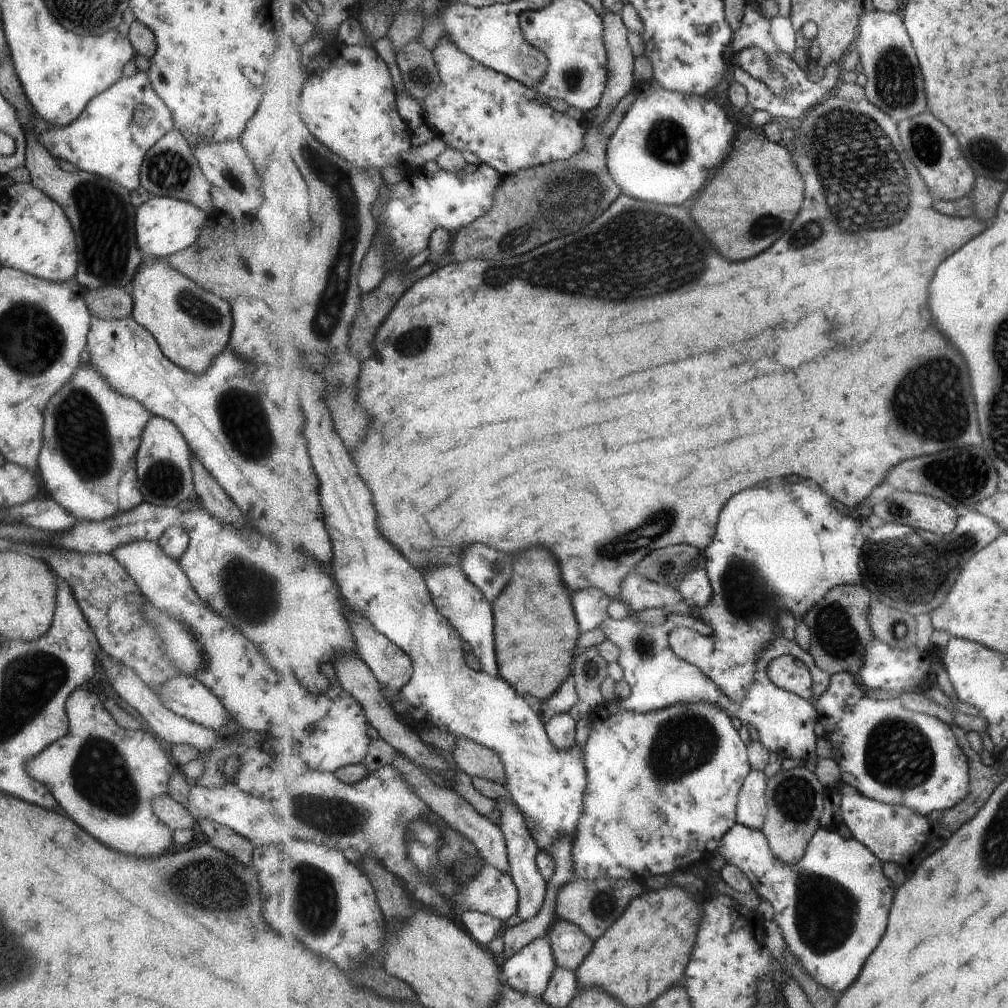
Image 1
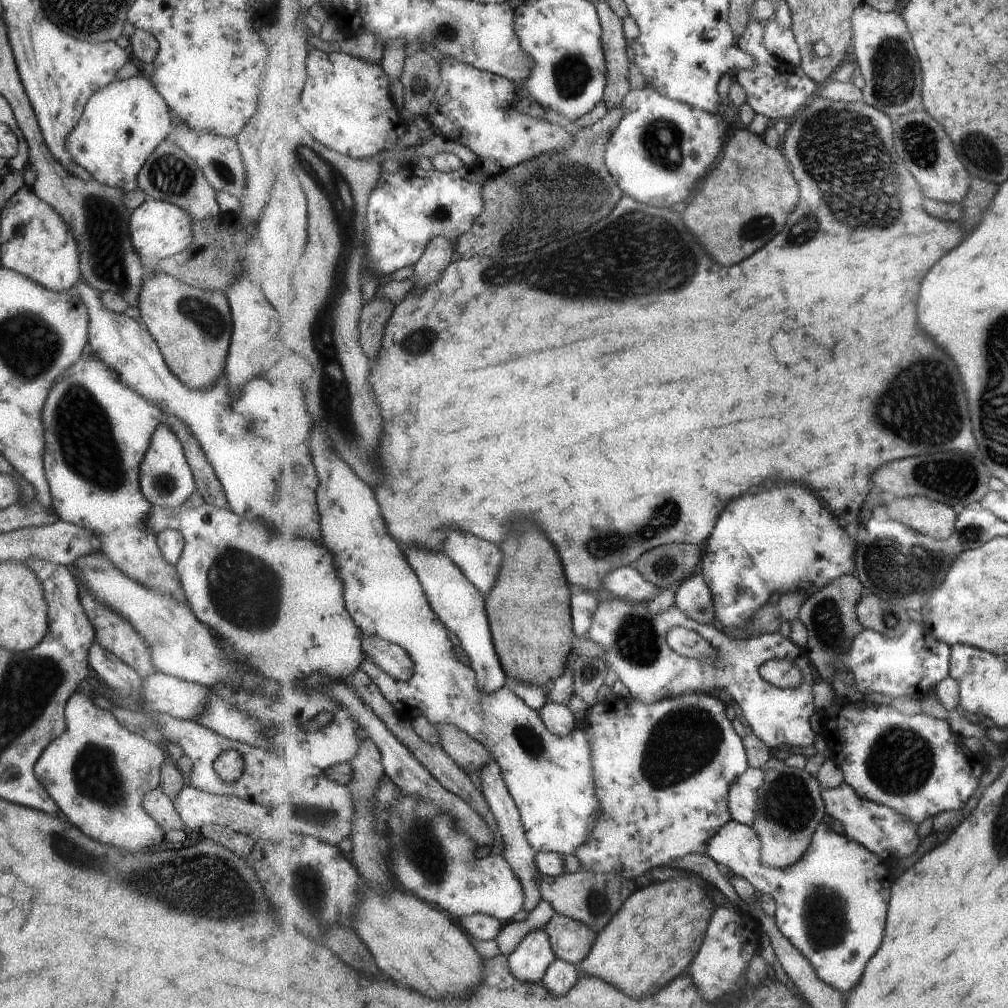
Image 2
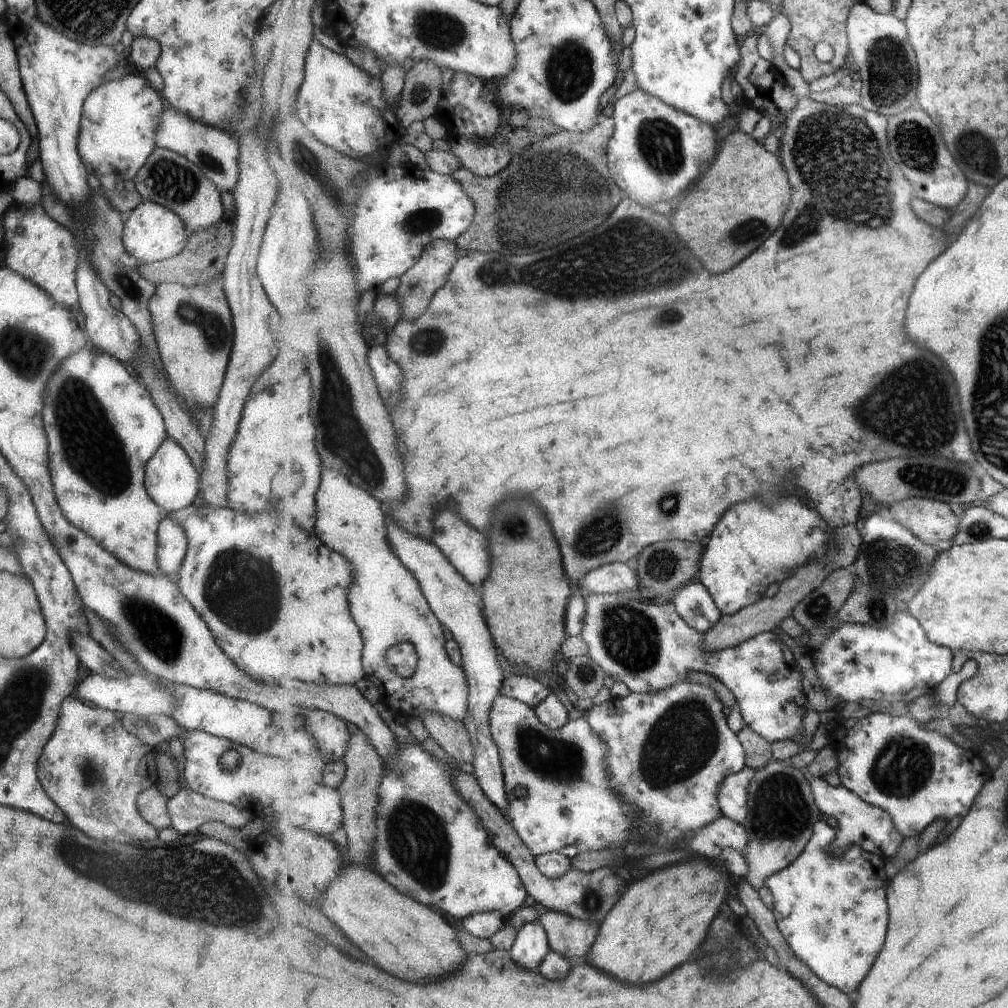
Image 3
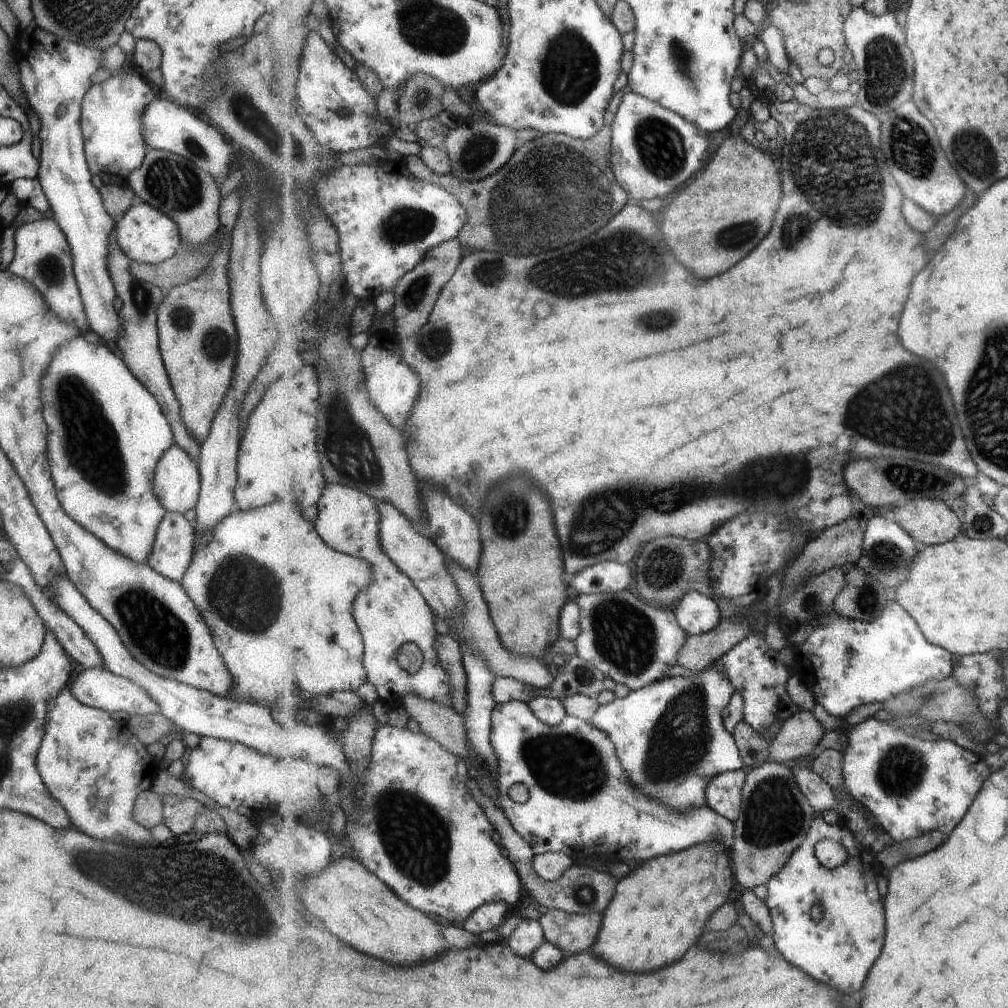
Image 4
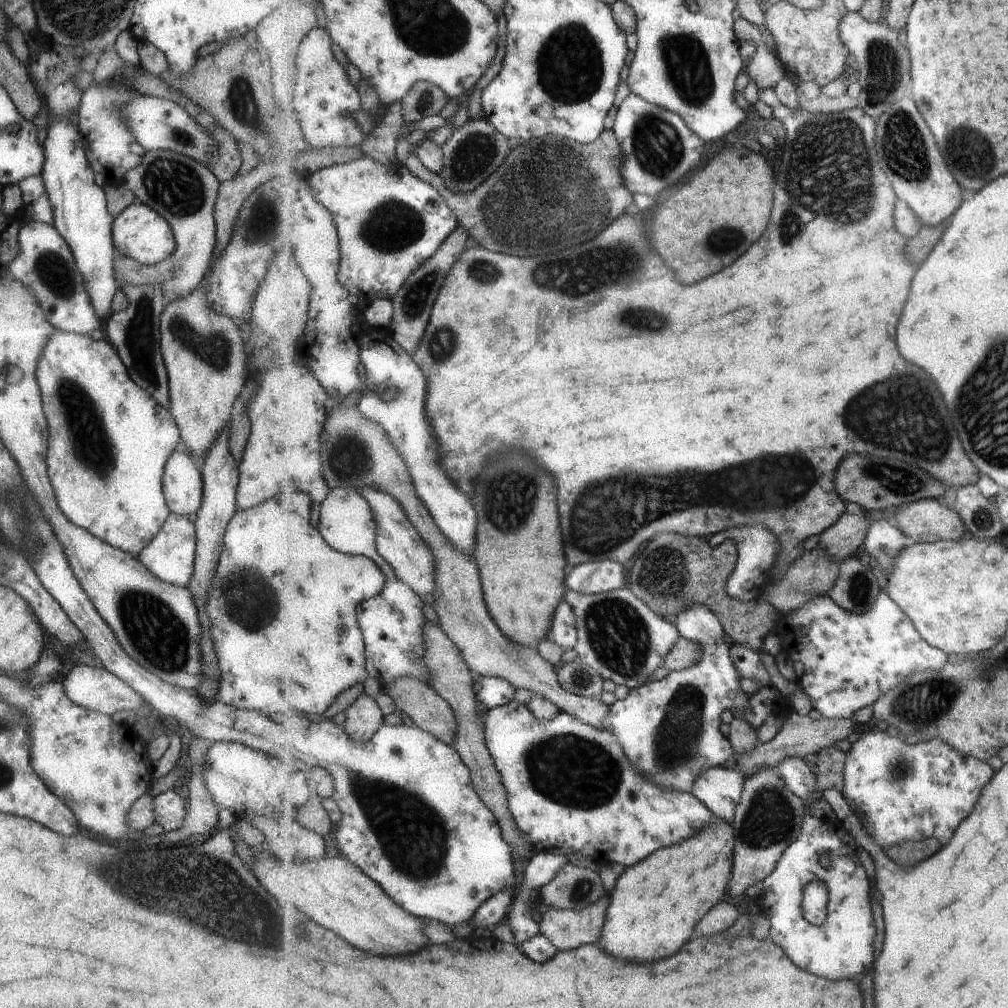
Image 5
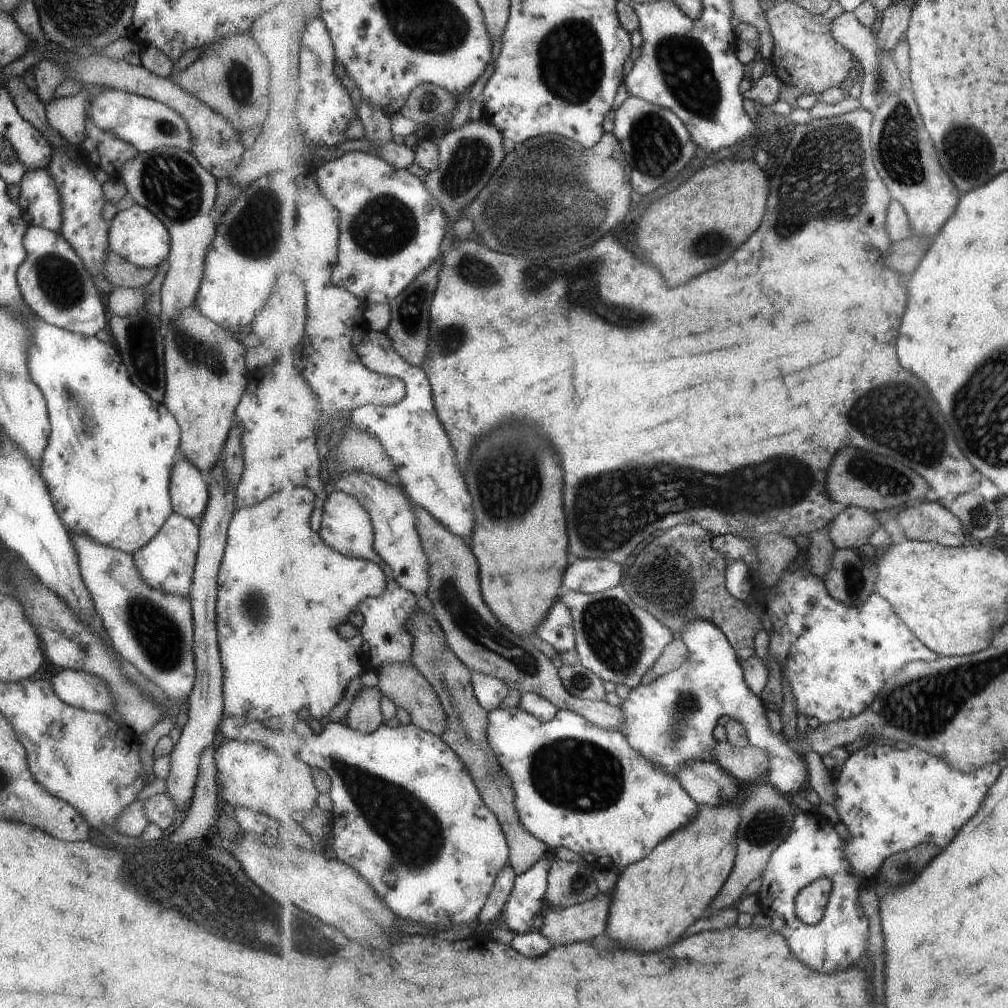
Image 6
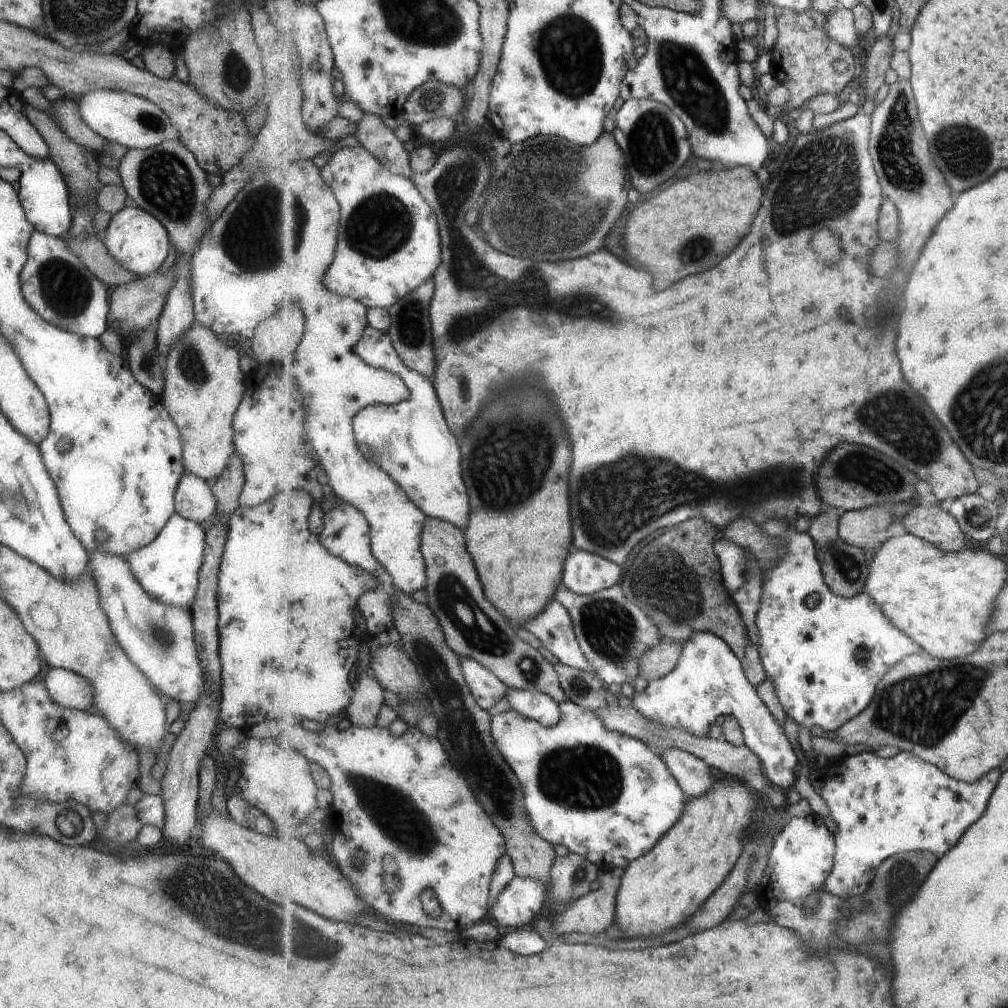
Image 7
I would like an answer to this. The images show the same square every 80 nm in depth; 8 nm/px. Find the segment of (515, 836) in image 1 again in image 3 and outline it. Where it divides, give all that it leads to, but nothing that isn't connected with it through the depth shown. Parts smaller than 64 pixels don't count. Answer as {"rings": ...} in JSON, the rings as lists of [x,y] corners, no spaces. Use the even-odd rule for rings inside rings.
{"rings":[[[388,522],[388,533],[393,550],[418,580],[436,617],[453,634],[464,655],[462,666],[467,674],[468,707],[463,724],[465,724],[476,750],[476,759],[473,762],[474,775],[487,798],[507,819],[509,818],[509,795],[504,781],[504,769],[501,764],[500,750],[493,741],[490,731],[490,712],[493,703],[501,693],[507,674],[498,659],[492,632],[484,617],[481,595],[435,543],[412,535],[397,526],[395,522]]]}

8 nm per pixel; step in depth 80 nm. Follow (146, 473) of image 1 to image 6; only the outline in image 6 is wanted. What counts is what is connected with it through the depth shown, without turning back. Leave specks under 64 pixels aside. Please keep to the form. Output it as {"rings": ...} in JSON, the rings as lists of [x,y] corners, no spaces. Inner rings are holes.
{"rings":[[[178,456],[170,472],[170,503],[173,513],[188,519],[200,516],[208,501],[208,484],[183,456]]]}

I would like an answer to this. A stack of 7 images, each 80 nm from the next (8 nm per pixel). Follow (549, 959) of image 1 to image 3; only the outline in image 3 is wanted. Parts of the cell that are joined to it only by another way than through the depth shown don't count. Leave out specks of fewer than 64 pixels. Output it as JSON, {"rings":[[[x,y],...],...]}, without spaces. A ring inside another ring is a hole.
{"rings":[[[539,922],[524,924],[517,932],[511,948],[512,959],[525,970],[540,972],[540,966],[551,952],[548,935]]]}

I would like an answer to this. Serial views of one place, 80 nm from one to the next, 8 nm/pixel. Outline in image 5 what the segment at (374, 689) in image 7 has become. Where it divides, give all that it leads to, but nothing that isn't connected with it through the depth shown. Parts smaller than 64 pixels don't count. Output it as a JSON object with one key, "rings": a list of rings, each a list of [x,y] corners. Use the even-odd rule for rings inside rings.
{"rings":[[[362,694],[346,710],[344,726],[349,738],[357,744],[369,742],[373,735],[385,724],[385,716],[373,697]]]}

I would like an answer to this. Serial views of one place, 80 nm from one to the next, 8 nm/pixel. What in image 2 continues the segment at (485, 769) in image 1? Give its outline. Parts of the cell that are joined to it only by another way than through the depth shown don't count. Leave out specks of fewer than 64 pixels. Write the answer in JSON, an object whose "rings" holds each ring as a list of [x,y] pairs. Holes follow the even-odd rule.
{"rings":[[[435,725],[435,727],[442,734],[441,746],[465,772],[481,773],[489,764],[492,756],[483,743],[473,740],[472,736],[453,725]]]}

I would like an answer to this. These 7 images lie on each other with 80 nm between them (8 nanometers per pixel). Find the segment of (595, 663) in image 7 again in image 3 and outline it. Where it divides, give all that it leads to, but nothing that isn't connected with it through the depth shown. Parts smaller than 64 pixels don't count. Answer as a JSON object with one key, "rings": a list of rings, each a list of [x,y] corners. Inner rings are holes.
{"rings":[[[625,592],[609,595],[595,595],[591,593],[585,598],[585,604],[587,604],[585,629],[580,636],[583,638],[584,642],[587,642],[587,646],[589,646],[588,656],[592,660],[595,660],[595,662],[605,670],[606,676],[610,676],[613,681],[624,683],[630,690],[630,693],[647,694],[647,692],[651,692],[651,694],[653,694],[653,692],[659,692],[659,690],[669,688],[669,686],[673,686],[673,684],[679,684],[679,682],[689,680],[691,672],[703,672],[718,679],[727,687],[727,689],[729,689],[729,691],[731,691],[731,693],[733,693],[734,697],[739,702],[739,706],[741,706],[746,726],[749,726],[756,734],[765,738],[770,744],[773,744],[774,742],[783,742],[783,740],[793,741],[797,734],[803,732],[803,724],[801,724],[801,722],[803,722],[803,716],[805,716],[807,710],[810,709],[809,700],[807,700],[807,696],[805,695],[805,692],[803,692],[803,682],[801,682],[799,668],[795,668],[795,656],[793,656],[791,648],[785,646],[785,644],[777,638],[775,632],[763,632],[762,634],[755,636],[755,638],[747,640],[746,642],[743,642],[743,644],[739,644],[739,646],[735,646],[735,648],[725,648],[725,650],[719,650],[719,652],[707,652],[707,648],[705,648],[705,633],[693,630],[693,628],[691,628],[691,626],[689,626],[689,624],[687,624],[687,622],[685,622],[677,613],[673,602],[657,606],[656,604],[648,603],[646,600],[635,600],[635,598],[631,598],[631,594]]]}

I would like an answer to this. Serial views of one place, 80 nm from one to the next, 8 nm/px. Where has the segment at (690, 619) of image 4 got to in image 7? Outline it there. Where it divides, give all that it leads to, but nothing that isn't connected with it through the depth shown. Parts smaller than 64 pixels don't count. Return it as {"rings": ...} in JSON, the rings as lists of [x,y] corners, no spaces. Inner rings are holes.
{"rings":[[[697,631],[684,642],[684,652],[677,668],[671,674],[649,682],[646,689],[636,692],[632,696],[632,706],[637,712],[644,715],[647,720],[657,725],[666,725],[671,729],[689,731],[698,737],[707,737],[711,726],[717,722],[719,716],[735,717],[744,730],[746,745],[762,760],[765,776],[769,783],[780,790],[793,790],[797,782],[797,768],[802,766],[802,759],[797,753],[793,753],[793,746],[778,720],[773,716],[772,711],[760,697],[759,691],[745,676],[745,670],[741,666],[740,658],[733,652],[733,649],[713,631]]]}

